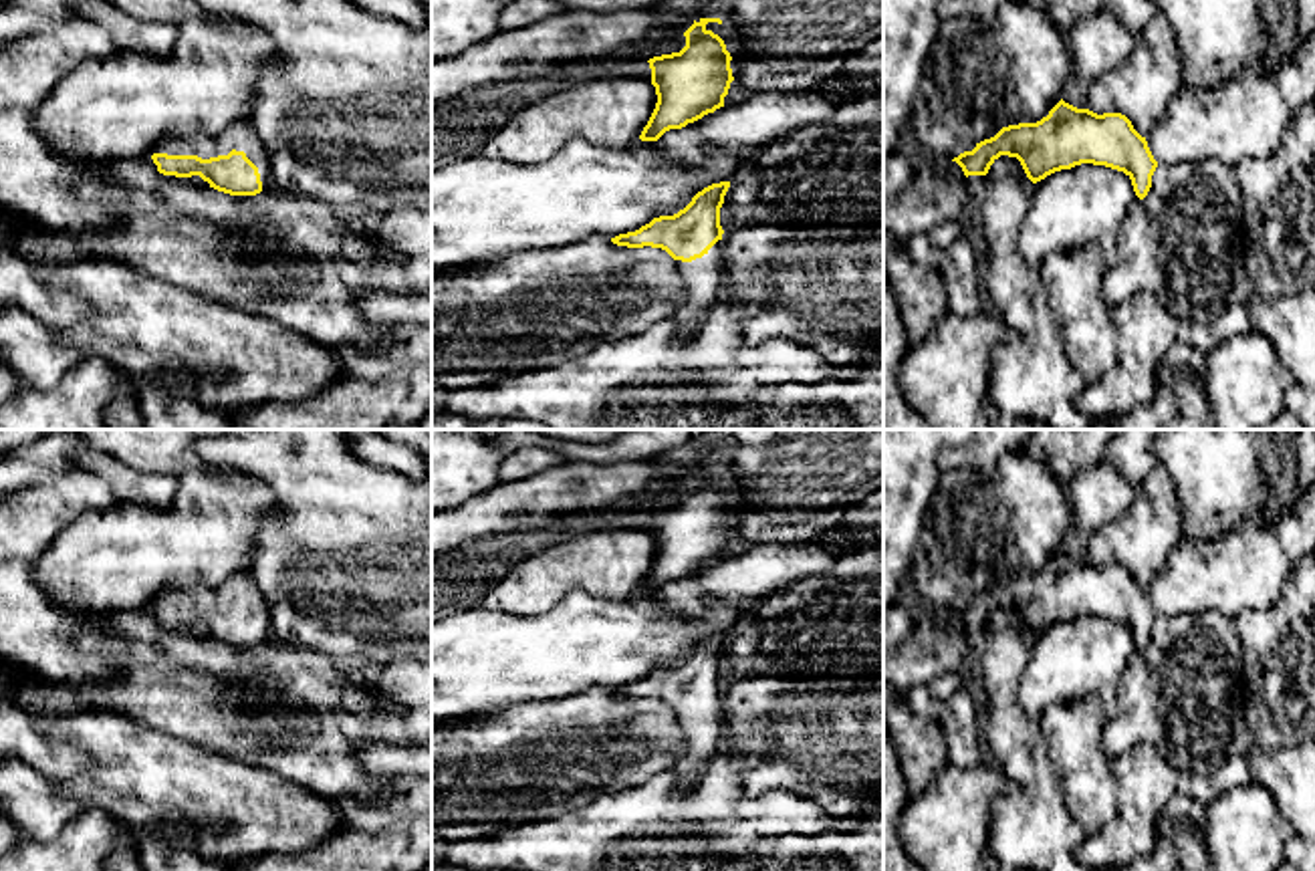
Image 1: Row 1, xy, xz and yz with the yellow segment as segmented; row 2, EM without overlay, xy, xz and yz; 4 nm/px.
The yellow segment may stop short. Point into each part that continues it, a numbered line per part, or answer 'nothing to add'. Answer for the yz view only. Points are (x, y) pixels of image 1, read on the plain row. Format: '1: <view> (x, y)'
1: yz (1245, 569)

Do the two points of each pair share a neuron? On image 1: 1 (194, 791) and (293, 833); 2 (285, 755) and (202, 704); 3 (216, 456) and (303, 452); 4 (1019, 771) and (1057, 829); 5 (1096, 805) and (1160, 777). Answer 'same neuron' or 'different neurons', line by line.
1: same neuron
2: same neuron
3: same neuron
4: same neuron
5: different neurons

